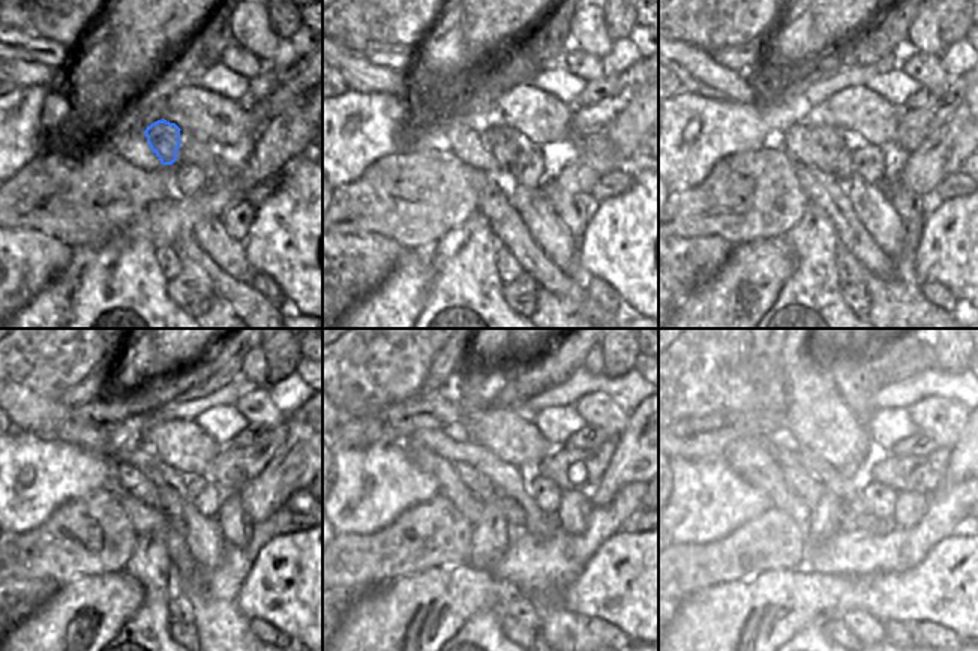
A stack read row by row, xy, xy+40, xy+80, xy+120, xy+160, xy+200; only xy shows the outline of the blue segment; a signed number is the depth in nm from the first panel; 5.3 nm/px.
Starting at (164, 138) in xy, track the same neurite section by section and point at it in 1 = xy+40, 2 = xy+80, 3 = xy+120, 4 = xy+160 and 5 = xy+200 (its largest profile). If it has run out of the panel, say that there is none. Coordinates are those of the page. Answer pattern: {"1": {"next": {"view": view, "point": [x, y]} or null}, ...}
{"1": {"next": {"view": "xy+40", "point": [503, 143]}}, "2": {"next": {"view": "xy+80", "point": [840, 158]}}, "3": {"next": {"view": "xy+120", "point": [171, 503]}}, "4": {"next": {"view": "xy+160", "point": [512, 512]}}, "5": {"next": {"view": "xy+200", "point": [849, 519]}}}

